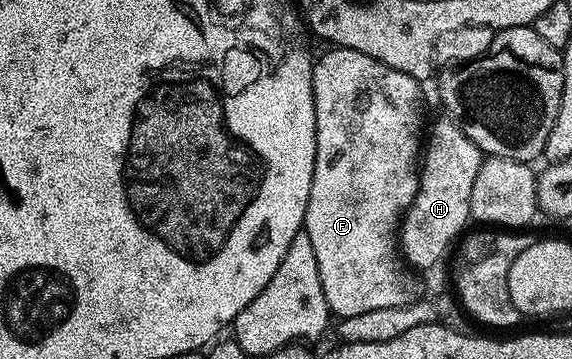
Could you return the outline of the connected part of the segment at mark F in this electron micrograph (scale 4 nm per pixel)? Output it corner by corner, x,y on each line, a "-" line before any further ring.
331,47
330,52
326,52
321,57
317,57
314,65
314,73
312,74
312,90
314,91
314,109
316,110
316,162
314,163
314,173
312,174
312,190
308,198
308,210
306,211
306,223
304,230
308,234
308,238
312,238
312,247
316,249
316,266
320,266
320,286
324,290
324,298
328,298
328,306
331,313
335,317
345,318
352,314
368,314
368,310
384,310
392,306
404,306
405,304
413,304
419,299
418,284
414,281
415,273
404,263
403,257
400,255
400,225
402,217
410,208
411,202
418,189
418,174
420,171
420,141
424,136
424,124
422,128
422,88
423,85
419,81
413,80
408,74
400,74
396,70
392,70
392,66
384,66
384,62
376,62
376,58
368,58
368,54
360,54
360,50
348,50
347,48

